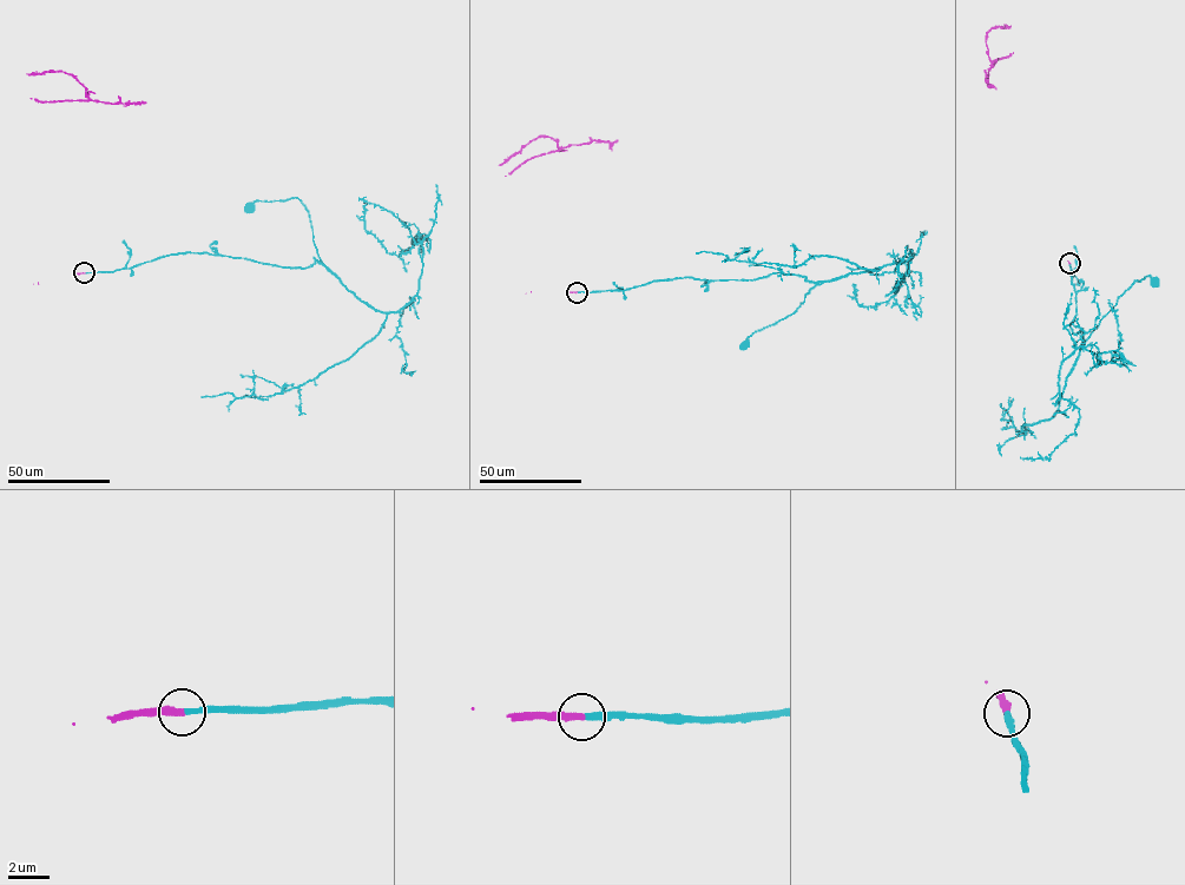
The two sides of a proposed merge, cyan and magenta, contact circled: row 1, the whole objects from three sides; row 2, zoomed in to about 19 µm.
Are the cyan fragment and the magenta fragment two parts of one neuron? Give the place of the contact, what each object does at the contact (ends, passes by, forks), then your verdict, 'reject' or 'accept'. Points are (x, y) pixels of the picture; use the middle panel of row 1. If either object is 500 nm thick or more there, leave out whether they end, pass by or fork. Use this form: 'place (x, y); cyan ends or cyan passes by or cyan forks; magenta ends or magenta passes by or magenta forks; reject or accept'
place (577, 292); cyan ends; magenta ends; accept

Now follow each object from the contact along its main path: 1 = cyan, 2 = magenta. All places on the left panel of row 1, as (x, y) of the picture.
1: (85, 273), (188, 252), (284, 268), (308, 268), (314, 258), (329, 270), (298, 199), (258, 200), (251, 209)
2: (84, 273), (78, 272), (38, 103), (38, 284)

